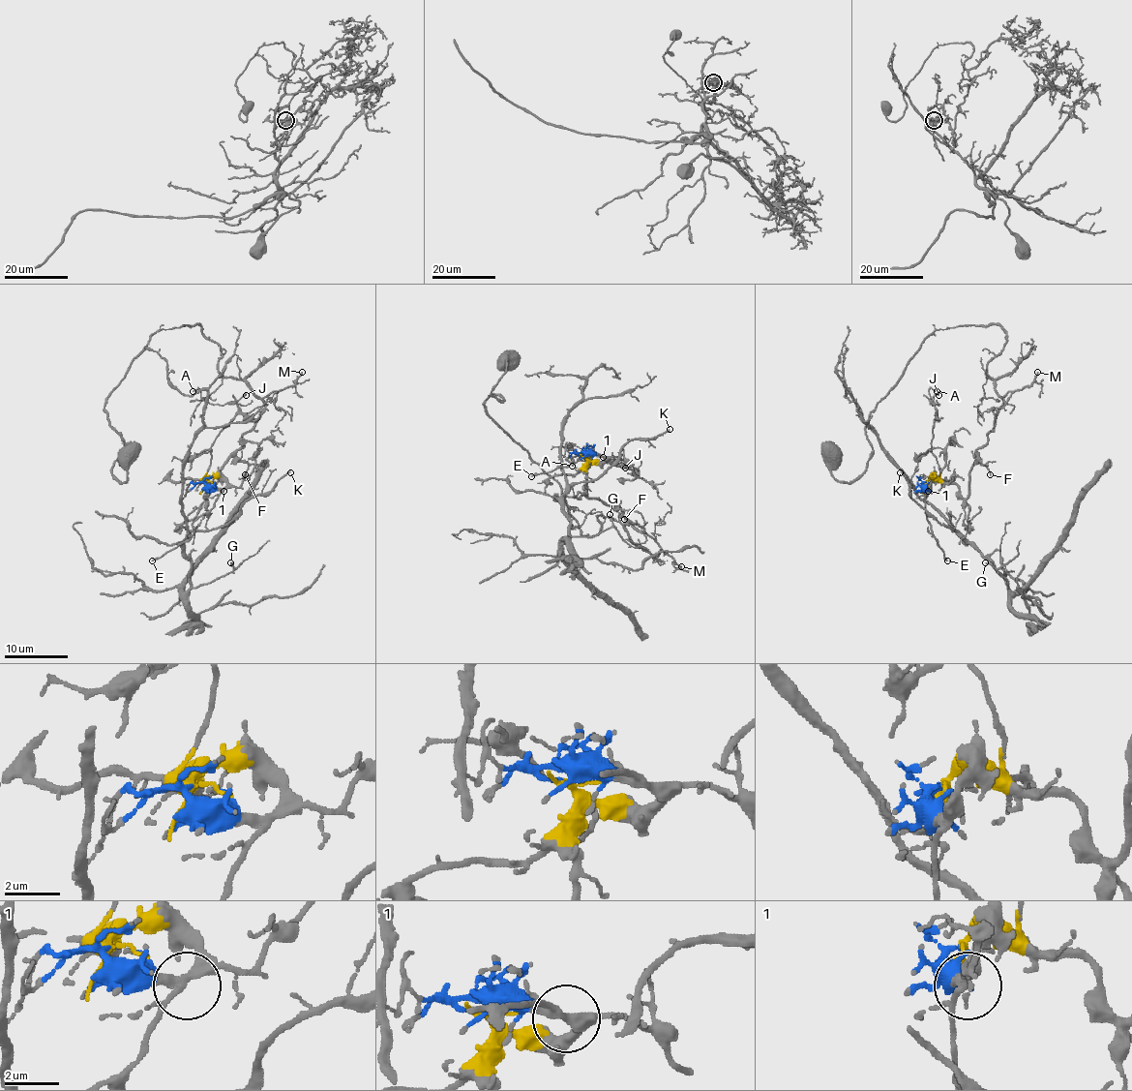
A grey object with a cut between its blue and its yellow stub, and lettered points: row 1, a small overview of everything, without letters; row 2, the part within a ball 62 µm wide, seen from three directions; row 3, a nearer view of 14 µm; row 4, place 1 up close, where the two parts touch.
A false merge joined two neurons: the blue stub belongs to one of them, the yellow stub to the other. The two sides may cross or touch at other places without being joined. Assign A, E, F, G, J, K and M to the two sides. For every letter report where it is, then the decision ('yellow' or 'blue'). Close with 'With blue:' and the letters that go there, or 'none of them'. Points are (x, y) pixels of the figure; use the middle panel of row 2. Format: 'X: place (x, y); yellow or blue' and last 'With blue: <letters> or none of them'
A: place (572, 466); yellow
E: place (531, 476); yellow
F: place (624, 519); yellow
G: place (610, 514); blue
J: place (625, 468); yellow
K: place (670, 429); blue
M: place (681, 566); yellow
With blue: G, K

